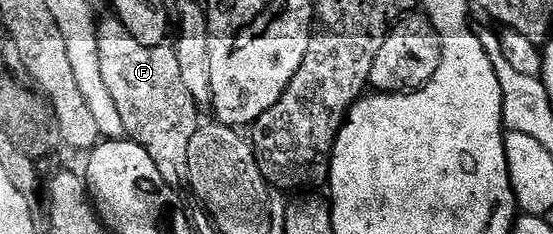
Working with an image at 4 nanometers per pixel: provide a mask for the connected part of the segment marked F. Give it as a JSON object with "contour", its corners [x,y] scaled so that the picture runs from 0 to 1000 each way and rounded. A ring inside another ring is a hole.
{"contour":[[[210,77],[186,81],[177,111],[177,192],[181,197],[181,299],[188,329],[188,350],[195,368],[195,385],[203,397],[203,419],[210,432],[210,457],[217,483],[217,521],[224,521],[224,556],[233,594],[244,598],[253,624],[260,624],[260,641],[268,641],[268,675],[275,675],[275,692],[282,692],[282,726],[293,735],[293,756],[309,778],[322,778],[331,765],[336,697],[340,692],[340,607],[347,607],[347,573],[354,573],[362,526],[362,449],[351,432],[347,402],[340,402],[340,385],[333,368],[333,329],[325,321],[325,278],[318,252],[313,201],[306,184],[284,188],[278,205],[260,197],[260,179],[246,179],[246,162],[239,162],[239,145],[228,124]]]}

